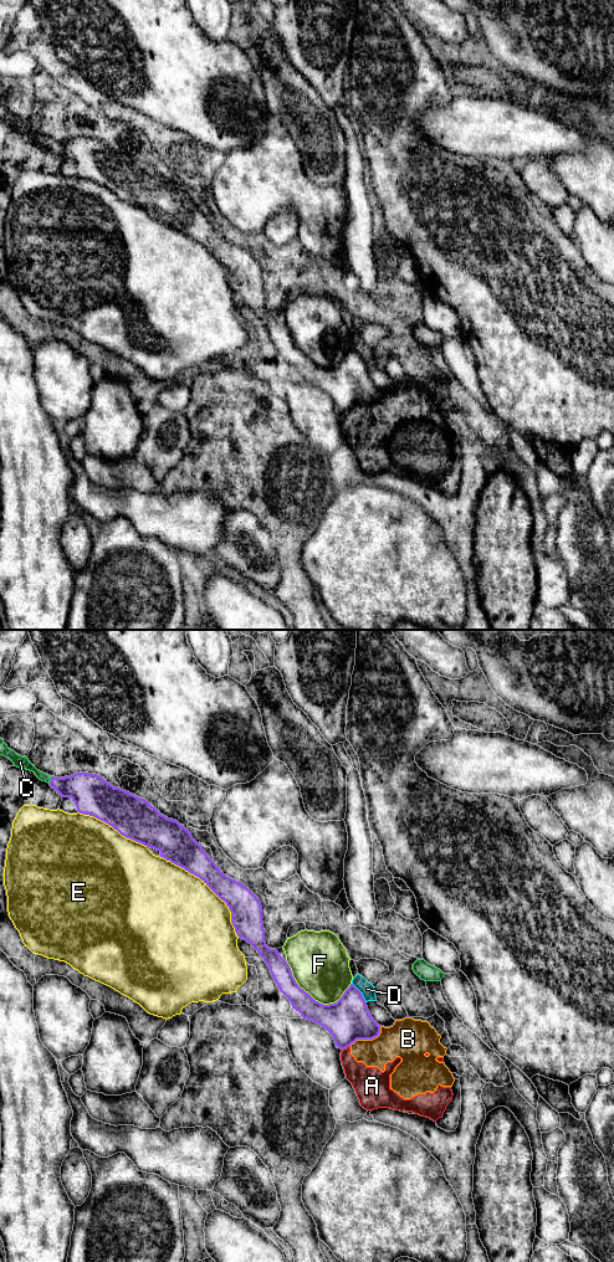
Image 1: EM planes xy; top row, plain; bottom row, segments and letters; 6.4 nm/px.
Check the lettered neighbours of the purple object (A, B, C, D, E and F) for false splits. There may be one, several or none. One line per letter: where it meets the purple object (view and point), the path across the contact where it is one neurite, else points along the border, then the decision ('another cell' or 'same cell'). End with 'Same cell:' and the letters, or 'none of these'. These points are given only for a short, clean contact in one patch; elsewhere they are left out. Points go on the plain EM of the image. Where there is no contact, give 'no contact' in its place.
A: meets purple in xy at (346, 411); another cell
B: meets purple in xy at (368, 403); another cell
C: meets purple in xy at (50, 144); another cell
D: meets purple in xy at (361, 357); another cell
E: meets purple in xy at (210, 252); another cell
F: meets purple in xy at (312, 362); another cell
Same cell: none of these

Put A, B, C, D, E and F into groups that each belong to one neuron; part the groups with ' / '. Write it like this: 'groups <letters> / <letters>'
groups A B / C / D / E / F

